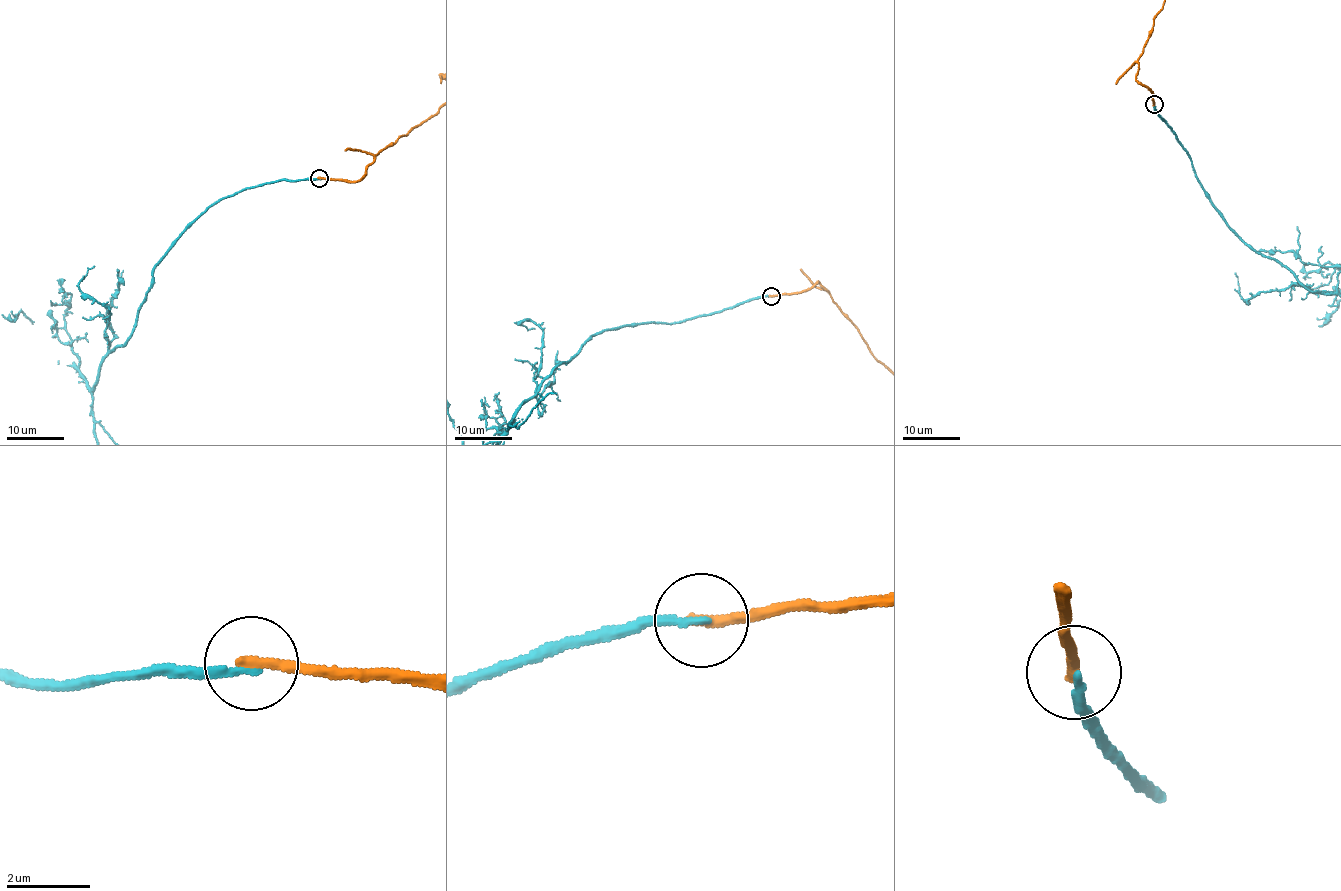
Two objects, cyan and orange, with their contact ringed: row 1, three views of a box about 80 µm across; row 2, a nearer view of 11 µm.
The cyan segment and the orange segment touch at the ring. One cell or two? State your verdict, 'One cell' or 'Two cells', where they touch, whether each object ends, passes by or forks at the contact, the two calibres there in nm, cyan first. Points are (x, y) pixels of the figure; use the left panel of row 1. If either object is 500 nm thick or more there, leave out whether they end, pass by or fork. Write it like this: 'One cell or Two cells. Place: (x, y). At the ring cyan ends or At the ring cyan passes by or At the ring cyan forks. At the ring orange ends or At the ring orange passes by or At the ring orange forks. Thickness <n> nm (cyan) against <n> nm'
Two cells. Place: (319, 178). At the ring cyan ends. At the ring orange ends. Thickness 180 nm (cyan) against 280 nm

